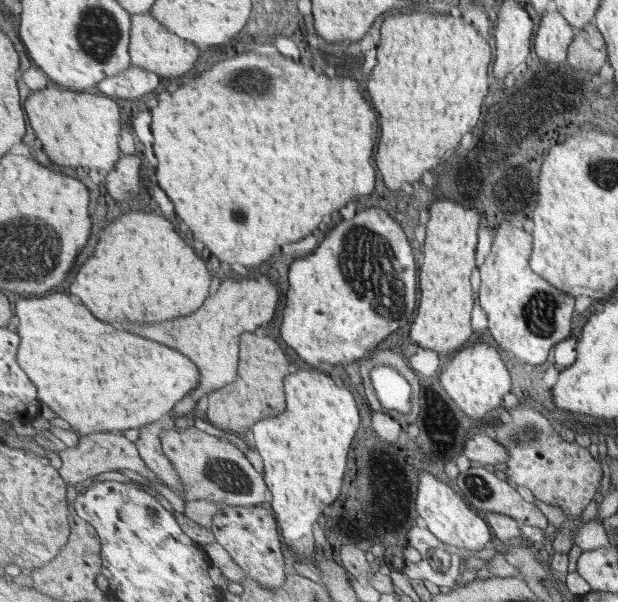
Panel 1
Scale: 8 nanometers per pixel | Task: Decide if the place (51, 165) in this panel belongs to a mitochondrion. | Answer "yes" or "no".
no

